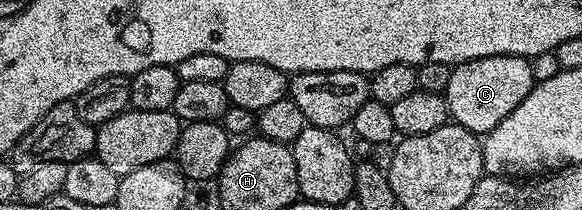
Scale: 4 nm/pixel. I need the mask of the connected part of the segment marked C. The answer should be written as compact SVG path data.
M523 55L479 57L475 61L458 63L453 67L444 93L449 118L474 135L484 137L519 105L519 101L523 101L523 97L527 97L527 93L531 93L534 82L531 62Z

